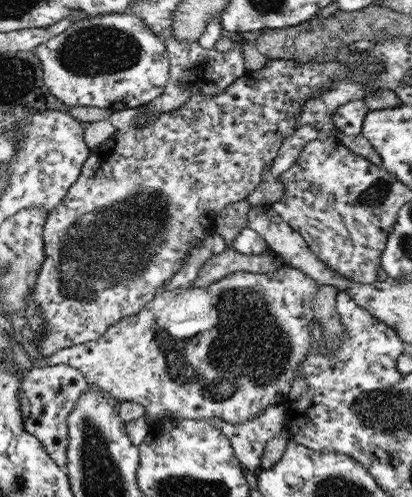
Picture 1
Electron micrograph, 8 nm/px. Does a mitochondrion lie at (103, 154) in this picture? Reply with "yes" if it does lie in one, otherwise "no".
no

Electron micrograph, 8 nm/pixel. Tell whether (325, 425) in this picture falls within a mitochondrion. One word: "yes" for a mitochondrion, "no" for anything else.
no

